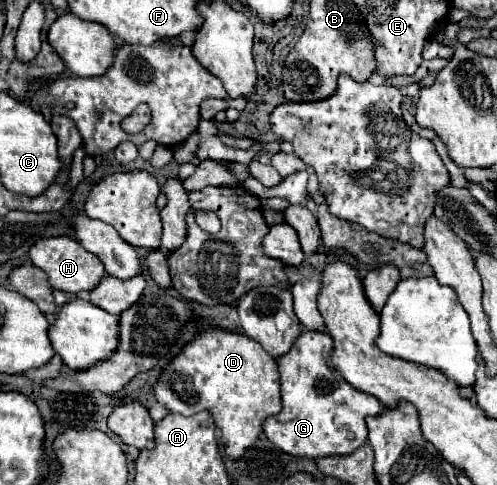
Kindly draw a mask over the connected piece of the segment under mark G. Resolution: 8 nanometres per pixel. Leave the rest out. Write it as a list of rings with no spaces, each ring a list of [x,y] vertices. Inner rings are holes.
[[[302,328],[300,336],[296,338],[292,350],[284,354],[284,358],[276,358],[278,372],[280,372],[280,390],[282,390],[282,410],[264,420],[264,434],[270,442],[274,442],[280,450],[292,456],[310,456],[322,458],[332,454],[350,454],[360,444],[366,442],[366,416],[376,416],[382,410],[382,402],[370,394],[356,390],[348,384],[340,372],[332,364],[328,364],[328,354],[332,350],[332,338],[320,330],[306,330]]]

